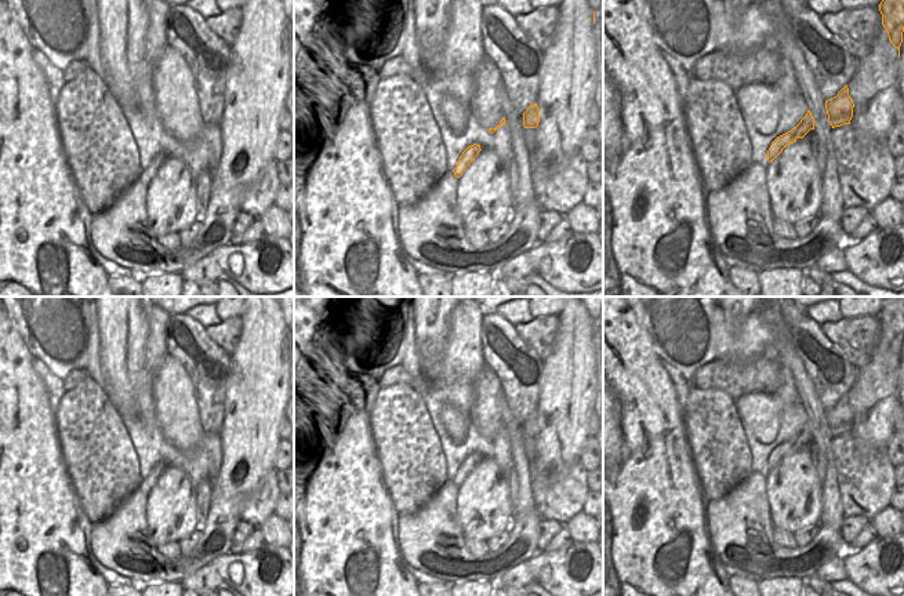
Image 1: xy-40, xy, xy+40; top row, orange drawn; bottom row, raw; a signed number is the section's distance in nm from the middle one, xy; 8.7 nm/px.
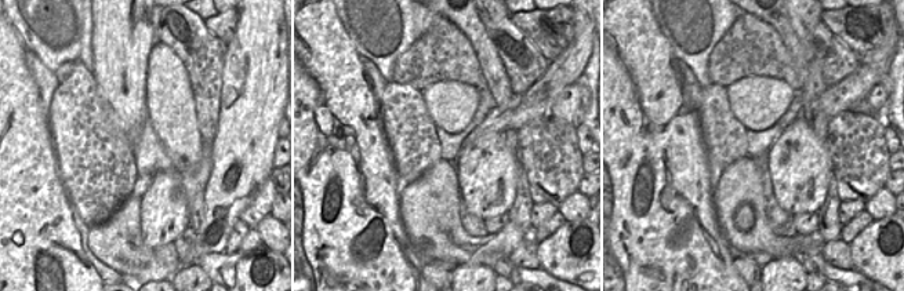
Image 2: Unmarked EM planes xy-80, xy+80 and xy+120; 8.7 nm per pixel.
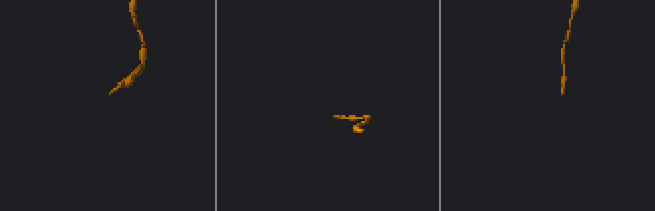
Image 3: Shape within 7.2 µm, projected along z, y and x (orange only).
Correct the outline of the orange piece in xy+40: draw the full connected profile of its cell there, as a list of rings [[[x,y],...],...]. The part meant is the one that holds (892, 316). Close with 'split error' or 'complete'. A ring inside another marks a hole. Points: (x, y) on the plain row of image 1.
[[[885,297],[879,320],[882,323],[882,334],[887,341],[890,352],[898,359],[900,367],[900,355],[903,352],[904,341],[904,297]]] | complete

